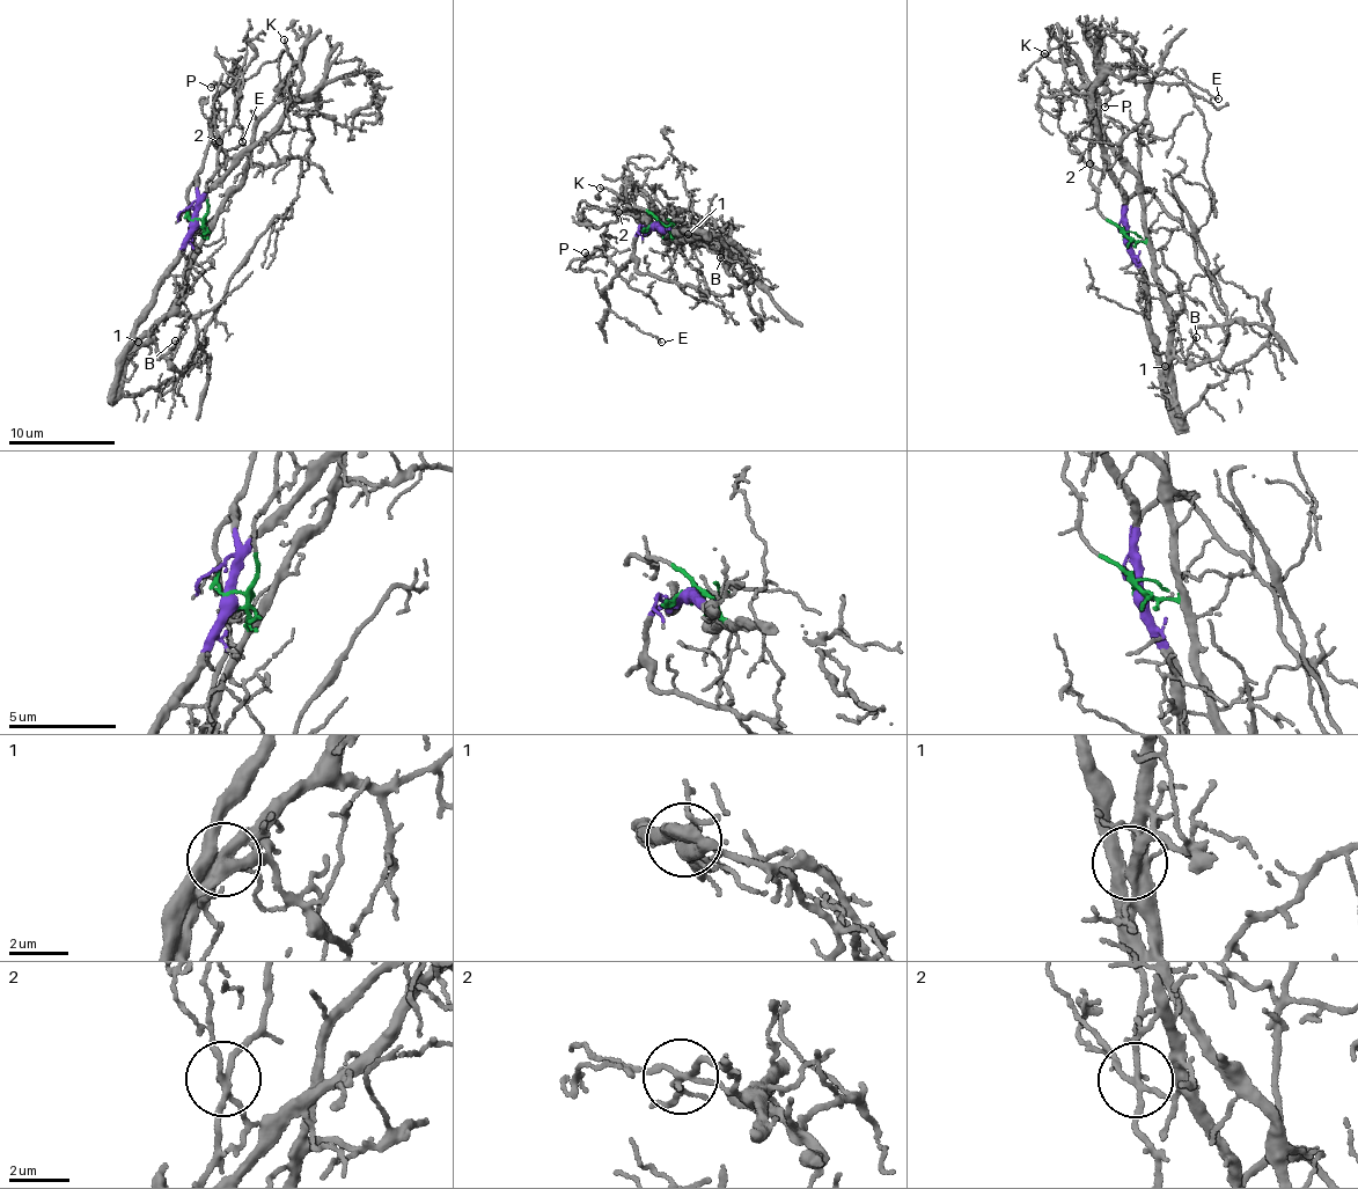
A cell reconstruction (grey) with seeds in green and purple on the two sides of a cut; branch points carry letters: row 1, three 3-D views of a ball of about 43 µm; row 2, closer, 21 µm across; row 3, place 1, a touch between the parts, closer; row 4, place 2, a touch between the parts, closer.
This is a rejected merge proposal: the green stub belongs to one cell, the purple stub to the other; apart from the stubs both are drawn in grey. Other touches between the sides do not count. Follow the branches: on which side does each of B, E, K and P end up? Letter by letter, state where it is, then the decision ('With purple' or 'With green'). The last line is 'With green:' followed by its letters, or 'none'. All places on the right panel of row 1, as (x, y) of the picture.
B: Place: (1196, 337). With purple
E: Place: (1218, 98). With purple
K: Place: (1044, 53). With purple
P: Place: (1105, 107). With green
With green: P

